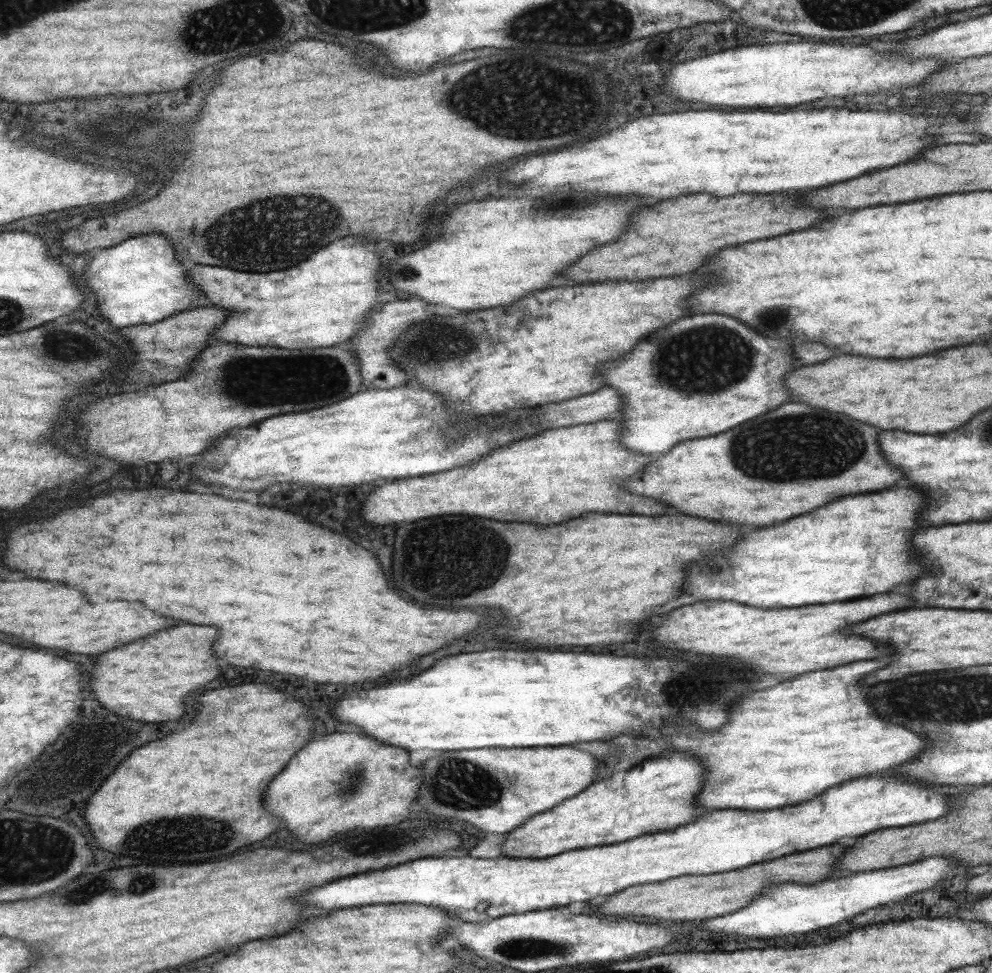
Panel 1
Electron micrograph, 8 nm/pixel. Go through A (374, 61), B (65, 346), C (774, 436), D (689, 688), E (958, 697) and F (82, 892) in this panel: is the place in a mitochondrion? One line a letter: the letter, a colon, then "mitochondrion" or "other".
A: other
B: mitochondrion
C: mitochondrion
D: mitochondrion
E: mitochondrion
F: mitochondrion

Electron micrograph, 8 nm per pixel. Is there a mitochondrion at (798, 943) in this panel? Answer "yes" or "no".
no

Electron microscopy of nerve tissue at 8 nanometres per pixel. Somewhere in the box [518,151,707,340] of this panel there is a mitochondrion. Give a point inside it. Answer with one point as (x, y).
(560, 206)

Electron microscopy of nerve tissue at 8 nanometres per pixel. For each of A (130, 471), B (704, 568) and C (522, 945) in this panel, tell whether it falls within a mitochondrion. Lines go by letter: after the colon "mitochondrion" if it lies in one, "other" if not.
A: other
B: mitochondrion
C: mitochondrion

